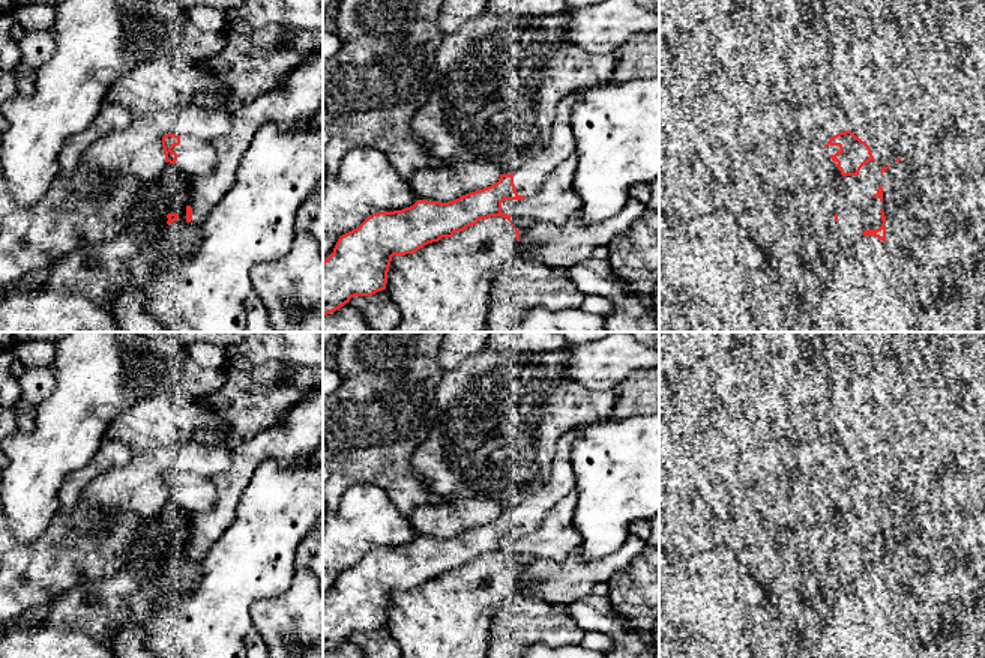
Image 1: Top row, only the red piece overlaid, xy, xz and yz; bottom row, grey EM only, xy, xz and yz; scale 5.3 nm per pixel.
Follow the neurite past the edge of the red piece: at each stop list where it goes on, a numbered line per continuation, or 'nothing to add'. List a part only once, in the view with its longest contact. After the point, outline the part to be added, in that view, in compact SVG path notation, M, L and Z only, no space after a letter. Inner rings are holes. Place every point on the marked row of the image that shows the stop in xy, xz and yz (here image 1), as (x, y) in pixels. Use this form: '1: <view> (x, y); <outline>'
1: xy (195, 156); M180 135L180 144L171 150L177 153L176 165L192 177L210 174L218 161L212 141L197 135Z

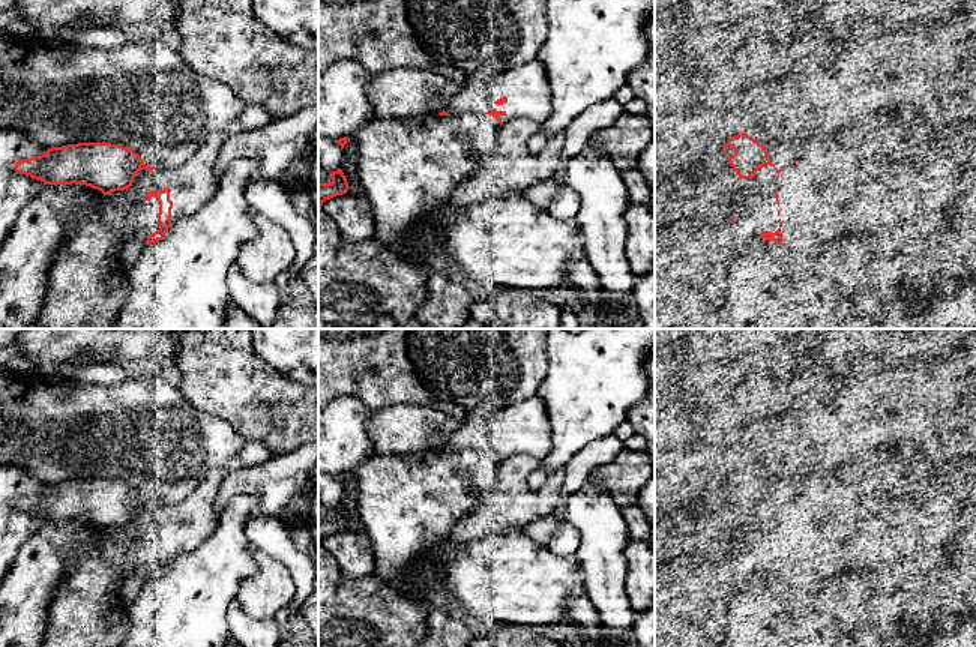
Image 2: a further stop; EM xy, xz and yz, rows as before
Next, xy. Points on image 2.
nothing to add

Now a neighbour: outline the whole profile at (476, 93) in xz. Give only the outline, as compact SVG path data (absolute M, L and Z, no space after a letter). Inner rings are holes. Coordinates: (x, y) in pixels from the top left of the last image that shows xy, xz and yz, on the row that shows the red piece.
M538 59L496 75L468 74L465 86L444 108L447 114L505 111L506 123L526 117L544 123L551 116L551 95L544 63Z

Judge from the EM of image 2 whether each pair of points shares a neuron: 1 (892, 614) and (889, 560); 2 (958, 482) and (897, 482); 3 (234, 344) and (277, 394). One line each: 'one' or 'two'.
1: two
2: one
3: one

